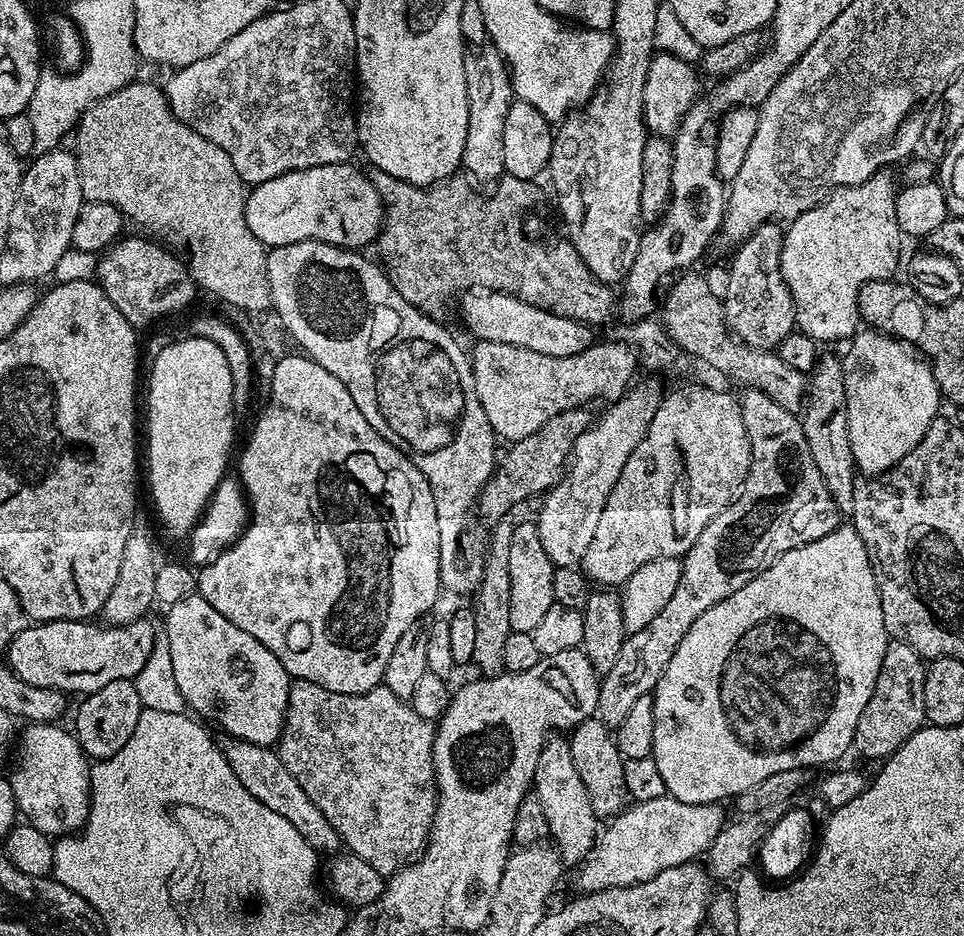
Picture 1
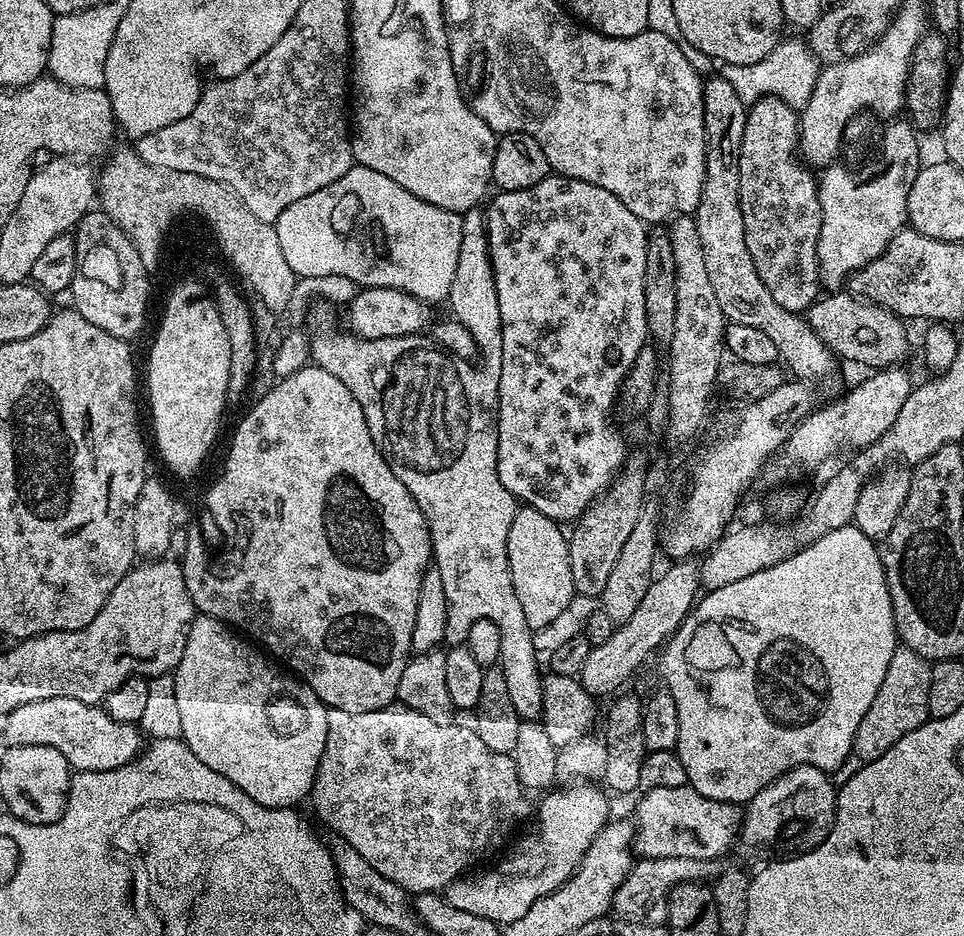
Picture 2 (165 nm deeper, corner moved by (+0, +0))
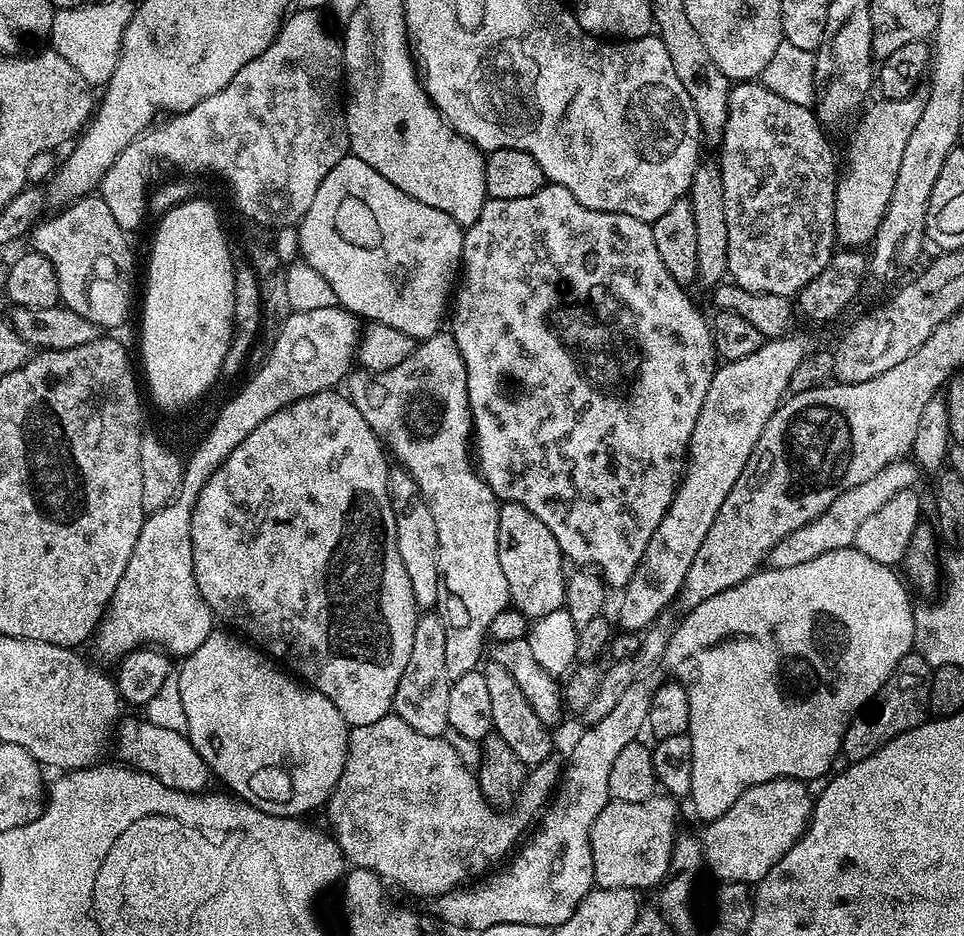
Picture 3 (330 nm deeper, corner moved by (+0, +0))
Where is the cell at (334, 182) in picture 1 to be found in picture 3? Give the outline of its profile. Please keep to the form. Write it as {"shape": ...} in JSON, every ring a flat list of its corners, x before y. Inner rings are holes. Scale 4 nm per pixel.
{"shape":[[346,154,322,180,298,229,299,255,330,284,339,307,365,321,402,330,402,334,417,342,441,331,443,324,440,323,443,320,445,323,464,258,465,229,454,222,450,214,442,214,442,210,434,210,434,206,402,194,402,190,398,190,394,182,386,182,374,166,366,166,362,158]]}

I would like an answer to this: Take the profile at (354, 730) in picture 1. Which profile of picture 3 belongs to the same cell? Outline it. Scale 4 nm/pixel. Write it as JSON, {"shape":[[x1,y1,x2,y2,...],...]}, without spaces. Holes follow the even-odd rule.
{"shape":[[394,714,383,716,382,718,378,718,378,722,370,722,370,726,358,726,357,728,352,728,348,733,348,757,346,758,346,766,342,772,342,778,336,783,336,788,328,796,328,803,326,805,328,820,332,823,332,829,330,829,331,835,343,850,345,861,351,862,355,867,376,872,389,885,397,884,398,887,405,888,406,891,413,892,416,896,438,897,443,892,451,892,453,888,459,888,465,882,471,881,468,880,471,876,482,875,480,877,483,877,489,871,487,868,491,864,498,863,504,855,507,857,513,851,512,843,515,842,516,835,520,832,520,824,526,823,528,816,537,815,536,817,539,817,545,805,553,799,562,775,562,760,561,757,559,760,558,756,553,754,546,757,541,764,535,765,525,775,524,787,518,797,518,803,514,808,516,816,508,816,512,814,505,814,503,811,493,808,491,804,486,802,486,798,480,789,480,781,477,773,468,767,465,757,463,755,460,757,459,750,448,741,448,738,422,734,419,730,414,730,414,726,409,726,406,722,402,722,402,718,398,718]]}

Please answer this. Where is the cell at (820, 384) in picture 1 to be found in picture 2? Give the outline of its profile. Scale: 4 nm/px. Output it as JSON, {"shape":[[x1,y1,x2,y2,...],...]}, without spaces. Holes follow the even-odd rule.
{"shape":[[714,74,704,80,704,186,694,219,706,254,706,274,710,274,710,286,714,286,714,298,718,298,718,306,722,306,725,321,762,330,762,334,769,336,774,346,778,346,783,367,791,375,793,372,797,381,813,382,835,370,837,357,803,315,774,302,770,290,766,290,762,278,758,278,758,270,754,270,750,250,746,250,746,230,742,226,738,190,738,154,747,117,746,103,726,78]]}

